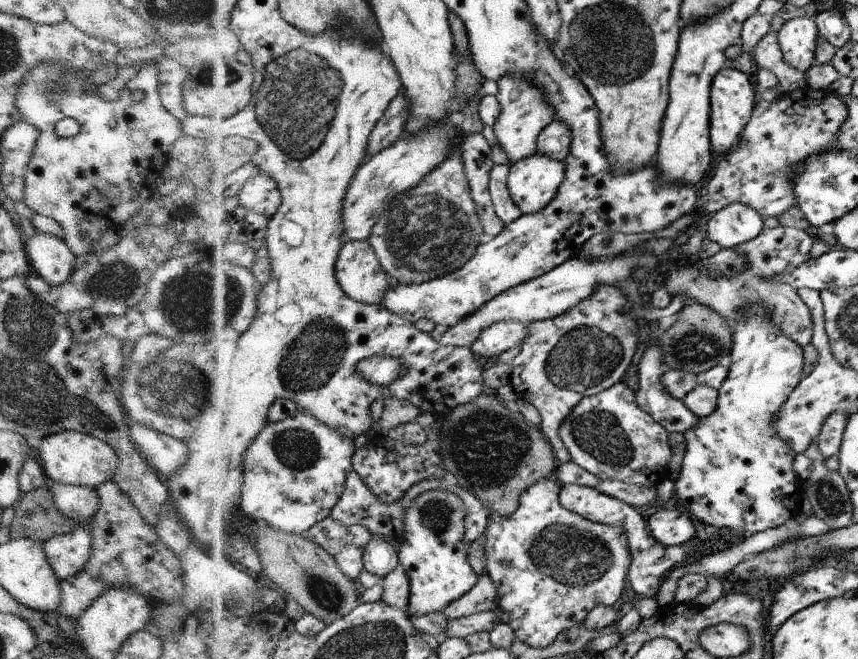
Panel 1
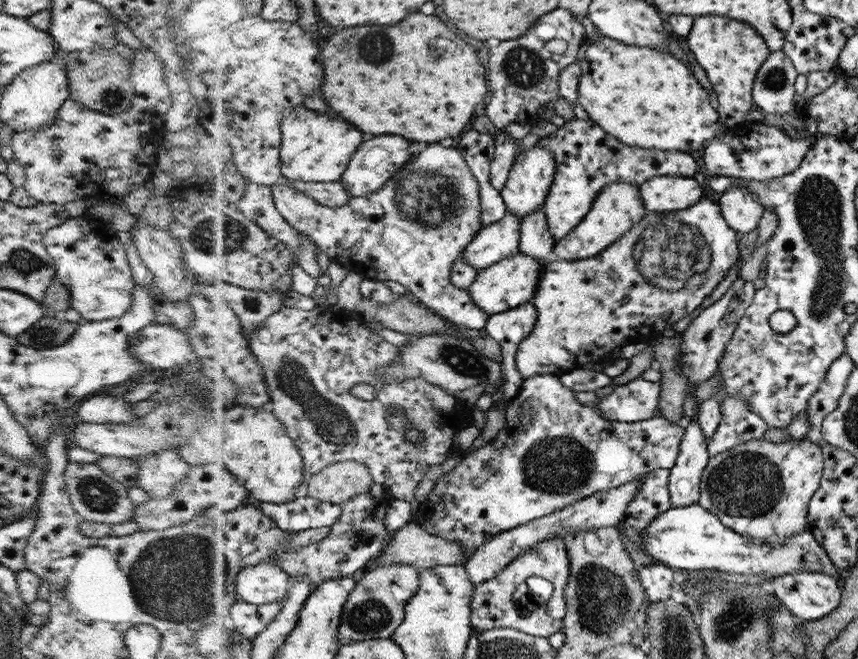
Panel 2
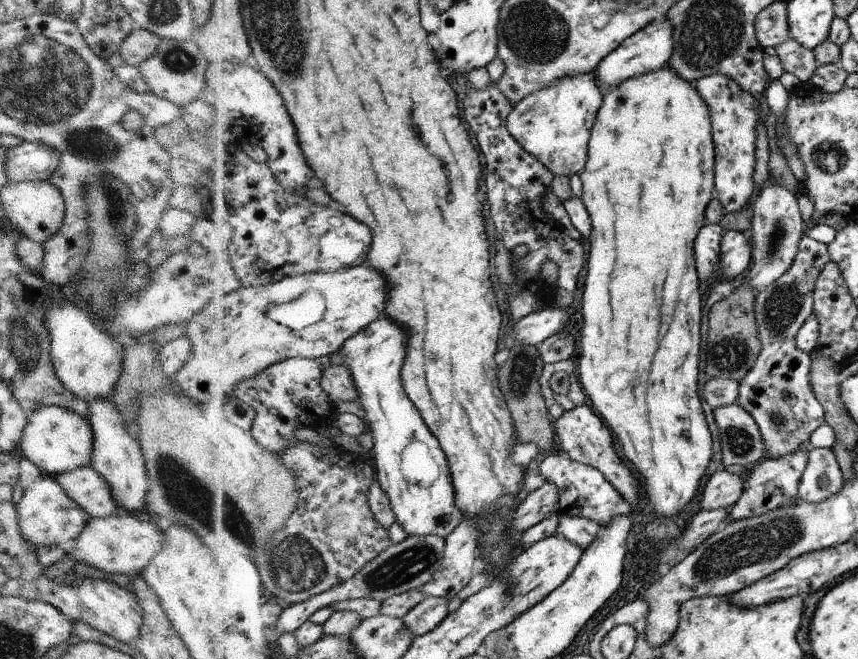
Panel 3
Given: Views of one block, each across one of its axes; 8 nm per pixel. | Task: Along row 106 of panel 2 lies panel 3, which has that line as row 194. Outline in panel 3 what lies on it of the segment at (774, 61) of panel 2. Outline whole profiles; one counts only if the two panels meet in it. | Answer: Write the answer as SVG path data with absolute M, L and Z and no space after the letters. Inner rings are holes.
M772 177L767 184L759 188L751 204L752 228L750 228L748 238L753 243L754 264L748 268L746 273L749 274L748 284L759 292L774 285L782 274L786 274L791 269L806 227L795 193L783 188Z

